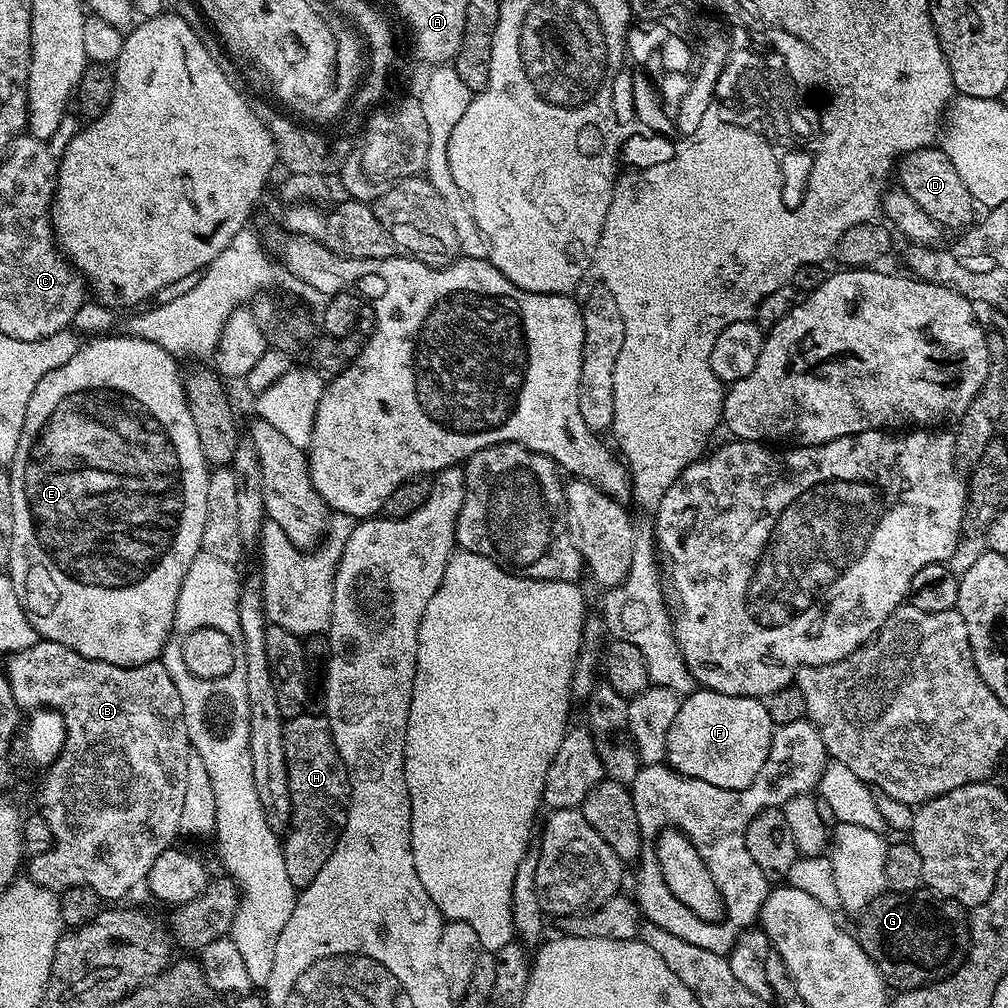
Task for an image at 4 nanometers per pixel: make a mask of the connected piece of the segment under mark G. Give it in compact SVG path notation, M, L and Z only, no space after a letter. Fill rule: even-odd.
M891 890L885 891L883 896L878 899L870 901L864 911L859 913L860 920L854 927L854 935L860 941L862 950L866 950L866 954L871 960L876 963L878 970L884 976L884 982L892 990L903 990L906 988L920 988L923 984L933 984L936 980L945 980L960 963L964 961L964 956L968 952L968 918L969 913L965 911L961 905L957 904L955 900L945 900L943 898L931 898L927 900L924 894L909 894L907 892L894 892Z

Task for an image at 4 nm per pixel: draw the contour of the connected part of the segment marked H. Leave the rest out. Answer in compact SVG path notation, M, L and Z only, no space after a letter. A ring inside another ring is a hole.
M309 710L301 711L292 720L287 721L284 726L284 745L286 746L286 770L290 778L290 802L292 803L292 816L288 819L288 826L282 836L282 847L284 850L284 858L286 860L286 875L290 878L290 882L299 890L310 886L310 882L314 882L314 878L318 874L318 870L322 870L322 866L326 866L326 858L330 858L330 854L336 849L338 838L342 834L342 830L346 826L346 818L348 817L348 803L352 800L352 784L348 781L348 768L342 762L342 758L336 749L336 743L332 737L332 731L328 725L327 715L319 714L315 716Z

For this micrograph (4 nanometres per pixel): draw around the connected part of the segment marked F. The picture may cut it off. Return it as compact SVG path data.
M693 690L681 699L678 718L670 726L670 738L666 738L666 763L683 776L702 782L710 782L723 788L745 788L762 770L766 754L770 754L770 742L774 725L766 714L764 700L754 696L731 696L707 690Z

